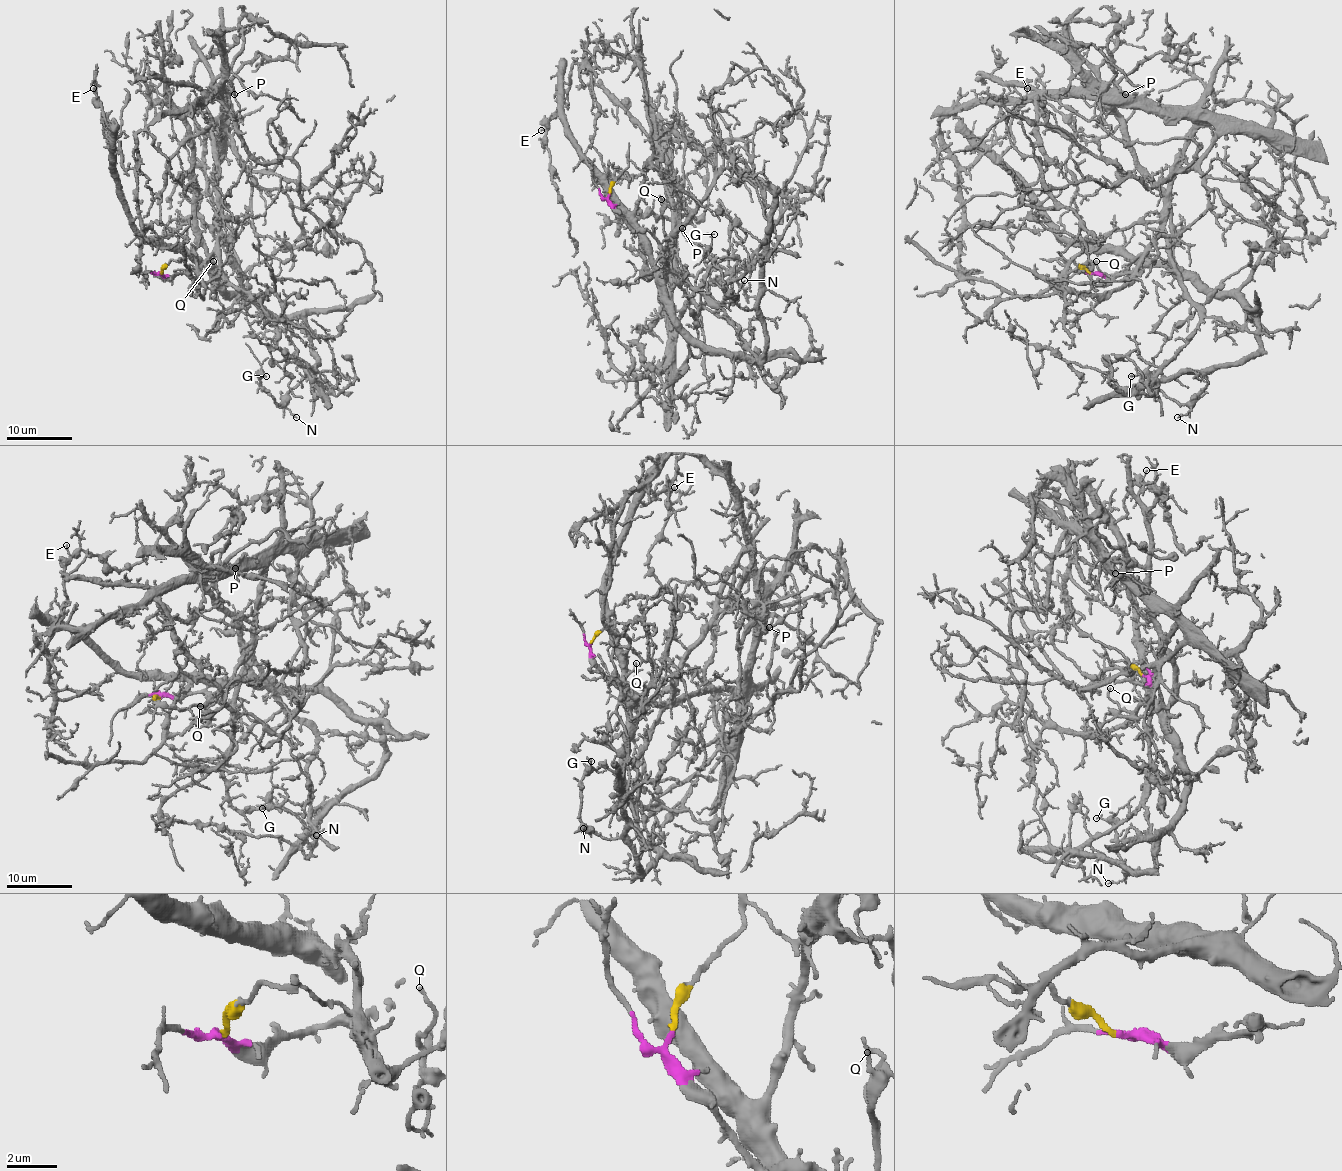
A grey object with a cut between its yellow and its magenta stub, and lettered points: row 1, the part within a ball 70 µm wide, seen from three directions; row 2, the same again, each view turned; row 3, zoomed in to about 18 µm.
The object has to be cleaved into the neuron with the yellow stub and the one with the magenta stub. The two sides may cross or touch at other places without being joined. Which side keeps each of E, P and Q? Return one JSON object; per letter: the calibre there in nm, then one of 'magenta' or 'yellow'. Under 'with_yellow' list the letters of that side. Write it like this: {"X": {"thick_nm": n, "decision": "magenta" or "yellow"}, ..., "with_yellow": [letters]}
{"E": {"thick_nm": 120, "decision": "yellow"}, "P": {"thick_nm": 160, "decision": "magenta"}, "Q": {"thick_nm": 150, "decision": "magenta"}, "with_yellow": ["E"]}

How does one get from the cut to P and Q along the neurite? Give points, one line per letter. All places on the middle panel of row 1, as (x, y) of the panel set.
P: (609, 194), (608, 200), (631, 227), (647, 230), (662, 248), (663, 297), (678, 220), (681, 228)
Q: (609, 194), (608, 200), (634, 230), (647, 230), (663, 246), (667, 237), (660, 207), (665, 202), (660, 199)

